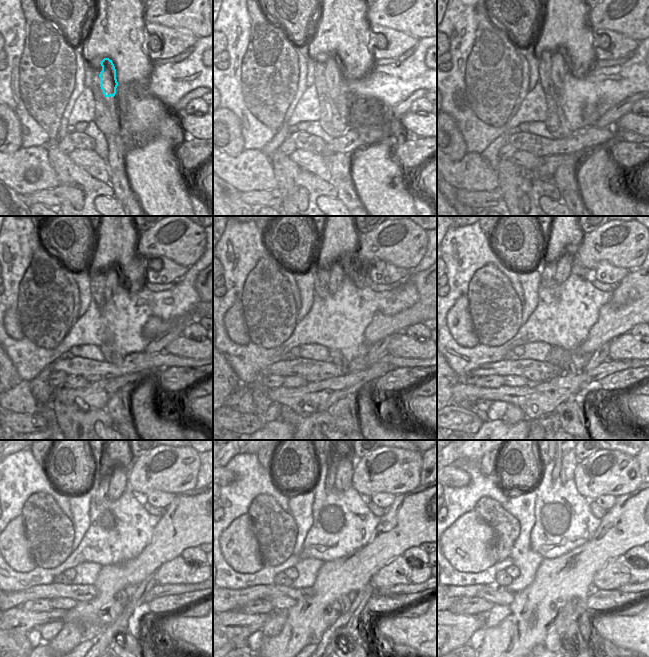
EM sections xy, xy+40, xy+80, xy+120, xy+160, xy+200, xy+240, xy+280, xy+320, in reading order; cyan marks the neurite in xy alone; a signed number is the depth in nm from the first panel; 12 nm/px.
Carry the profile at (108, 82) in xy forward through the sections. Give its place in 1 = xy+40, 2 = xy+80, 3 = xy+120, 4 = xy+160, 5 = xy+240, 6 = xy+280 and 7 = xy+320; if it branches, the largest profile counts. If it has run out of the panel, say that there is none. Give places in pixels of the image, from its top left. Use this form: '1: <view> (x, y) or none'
1: xy+40 (334, 69)
2: xy+80 (558, 73)
3: xy+120 (114, 275)
4: xy+160 (341, 264)
5: xy+240 (119, 477)
6: xy+280 (346, 463)
7: xy+320 (570, 460)

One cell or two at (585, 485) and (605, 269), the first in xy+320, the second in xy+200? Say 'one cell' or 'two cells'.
two cells

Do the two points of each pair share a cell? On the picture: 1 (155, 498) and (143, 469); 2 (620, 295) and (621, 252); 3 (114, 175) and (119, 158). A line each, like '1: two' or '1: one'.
1: two
2: two
3: two

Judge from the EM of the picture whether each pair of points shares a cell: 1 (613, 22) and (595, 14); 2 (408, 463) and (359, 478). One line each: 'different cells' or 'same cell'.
1: same cell
2: same cell

